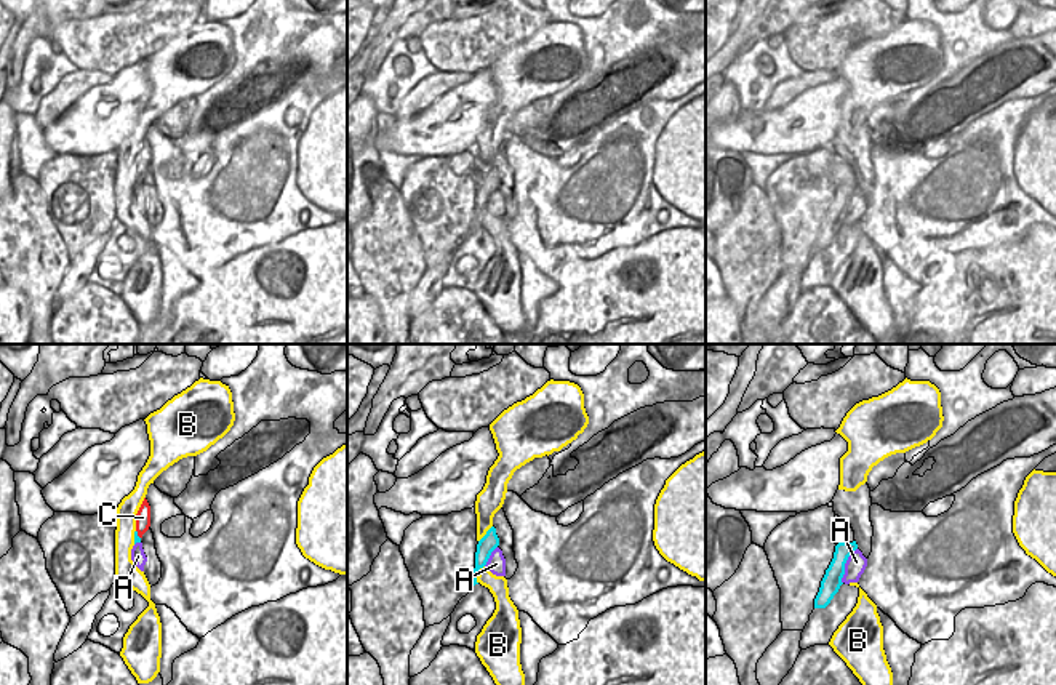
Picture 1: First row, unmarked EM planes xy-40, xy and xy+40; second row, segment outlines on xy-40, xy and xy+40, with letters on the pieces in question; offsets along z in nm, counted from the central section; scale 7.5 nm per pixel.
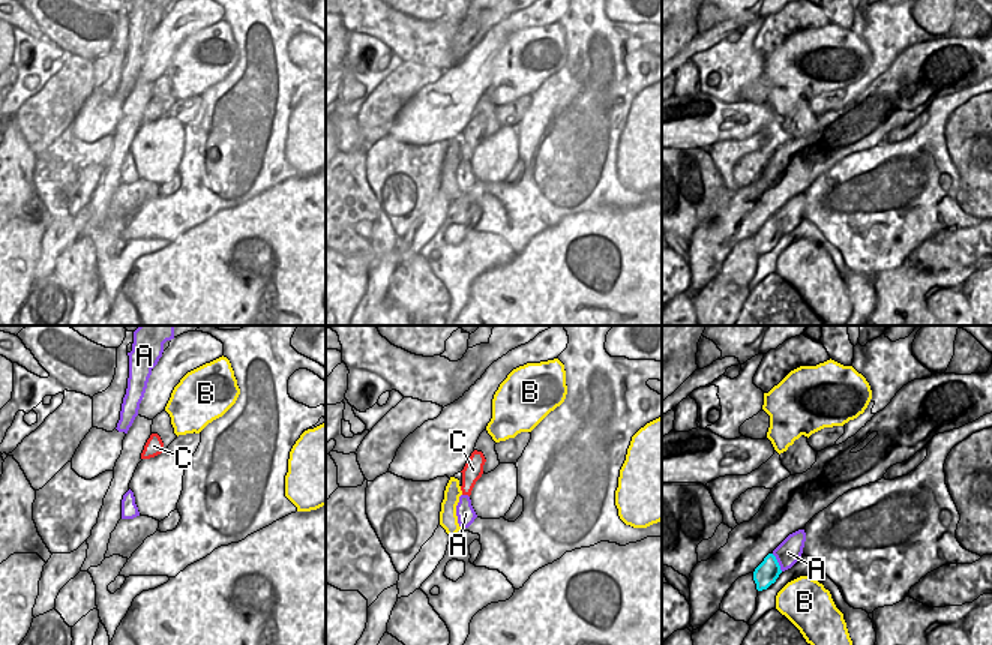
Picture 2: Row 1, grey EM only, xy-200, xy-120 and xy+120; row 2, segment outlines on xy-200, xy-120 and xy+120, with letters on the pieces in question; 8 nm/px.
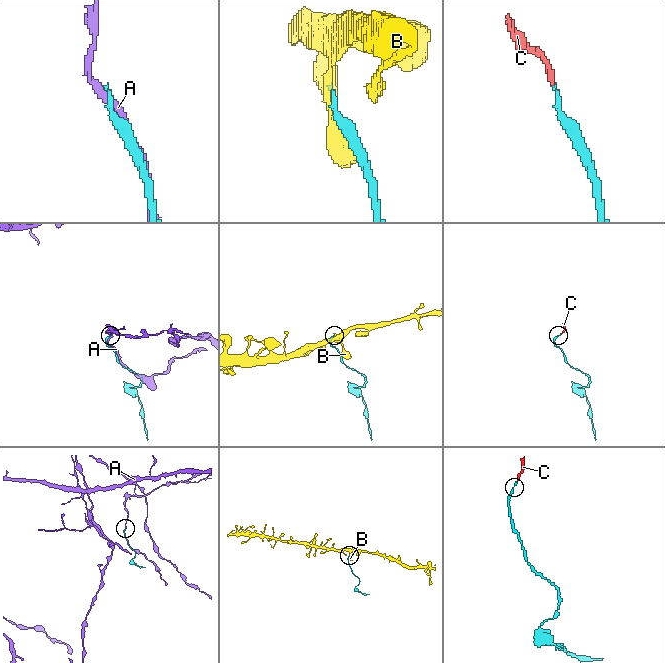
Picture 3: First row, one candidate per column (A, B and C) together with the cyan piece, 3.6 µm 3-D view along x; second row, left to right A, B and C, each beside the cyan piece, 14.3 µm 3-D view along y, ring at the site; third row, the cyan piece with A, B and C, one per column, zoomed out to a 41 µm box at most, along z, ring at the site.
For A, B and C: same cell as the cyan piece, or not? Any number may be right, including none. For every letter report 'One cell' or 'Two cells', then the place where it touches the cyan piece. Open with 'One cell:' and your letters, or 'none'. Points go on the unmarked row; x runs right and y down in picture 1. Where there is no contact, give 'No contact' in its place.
One cell: C
A: Two cells. Touches cyan at xy+40 (844, 207)
B: Two cells. Touches cyan at xy (477, 216)
C: One cell. Touches cyan at xy-40 (136, 176).

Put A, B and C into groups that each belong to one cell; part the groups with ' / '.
A / B / C

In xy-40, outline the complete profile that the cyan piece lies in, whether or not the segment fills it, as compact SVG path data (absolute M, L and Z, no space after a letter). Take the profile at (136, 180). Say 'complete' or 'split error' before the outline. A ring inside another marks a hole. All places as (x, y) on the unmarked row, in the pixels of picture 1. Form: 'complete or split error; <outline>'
split error; M144 139L138 155L136 155L136 173L134 173L134 186L141 184L142 176L150 168L150 147L147 141Z

